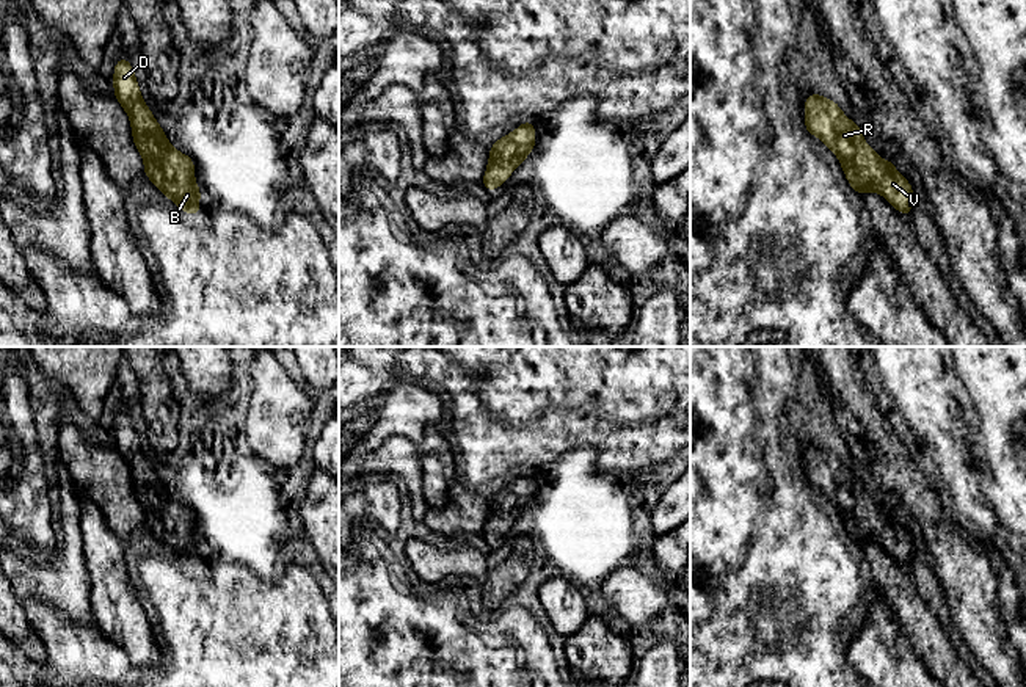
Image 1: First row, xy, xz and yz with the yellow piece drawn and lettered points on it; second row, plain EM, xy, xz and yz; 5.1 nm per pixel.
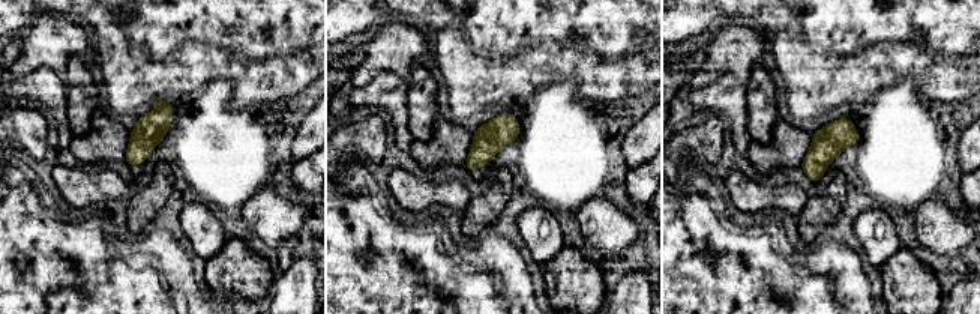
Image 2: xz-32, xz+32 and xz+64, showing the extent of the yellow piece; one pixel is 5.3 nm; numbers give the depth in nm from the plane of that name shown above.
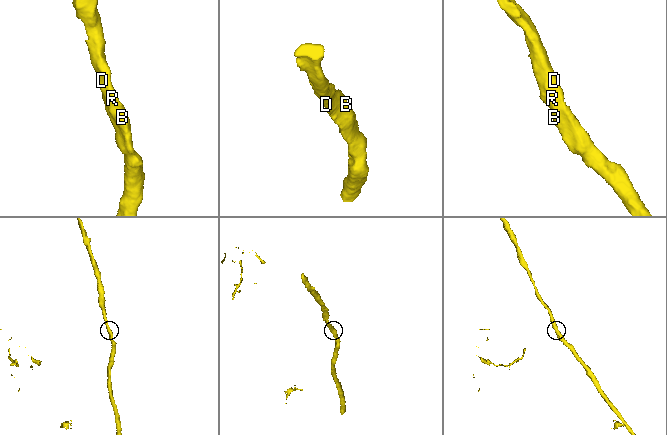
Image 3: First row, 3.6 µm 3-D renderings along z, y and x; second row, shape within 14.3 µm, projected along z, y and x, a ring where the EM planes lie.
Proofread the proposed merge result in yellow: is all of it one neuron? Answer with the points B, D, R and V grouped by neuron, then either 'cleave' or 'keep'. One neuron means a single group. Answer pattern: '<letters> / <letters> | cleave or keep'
B D R V | keep

